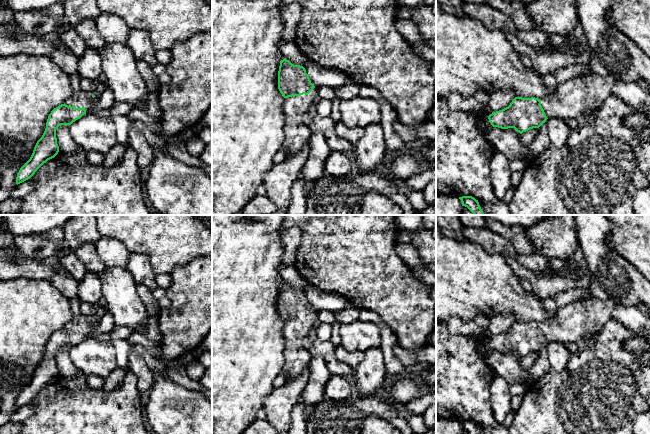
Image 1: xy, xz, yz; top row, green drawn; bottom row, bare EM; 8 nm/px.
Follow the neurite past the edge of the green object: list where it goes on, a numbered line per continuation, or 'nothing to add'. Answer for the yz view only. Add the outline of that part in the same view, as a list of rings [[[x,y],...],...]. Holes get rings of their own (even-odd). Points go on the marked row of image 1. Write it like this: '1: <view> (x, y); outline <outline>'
1: yz (577, 98); outline [[[592,74],[554,86],[555,91],[542,98],[541,106],[550,118],[580,119],[595,112],[611,95],[615,80]]]

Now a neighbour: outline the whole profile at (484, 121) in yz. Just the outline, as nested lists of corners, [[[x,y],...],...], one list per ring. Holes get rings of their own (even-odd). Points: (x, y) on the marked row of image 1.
[[[482,116],[480,119],[480,126],[483,129],[483,131],[485,133],[489,133],[493,126],[491,125],[491,123],[489,122],[488,116]]]

